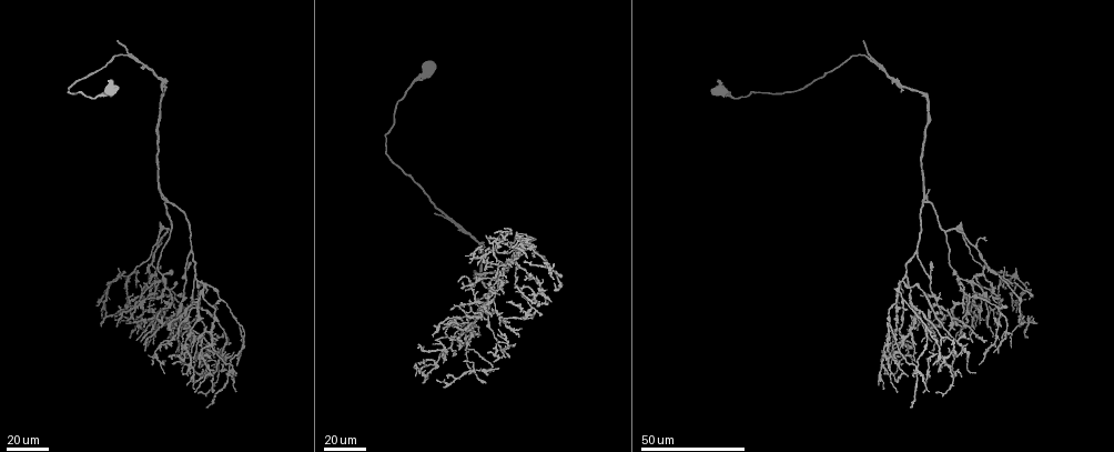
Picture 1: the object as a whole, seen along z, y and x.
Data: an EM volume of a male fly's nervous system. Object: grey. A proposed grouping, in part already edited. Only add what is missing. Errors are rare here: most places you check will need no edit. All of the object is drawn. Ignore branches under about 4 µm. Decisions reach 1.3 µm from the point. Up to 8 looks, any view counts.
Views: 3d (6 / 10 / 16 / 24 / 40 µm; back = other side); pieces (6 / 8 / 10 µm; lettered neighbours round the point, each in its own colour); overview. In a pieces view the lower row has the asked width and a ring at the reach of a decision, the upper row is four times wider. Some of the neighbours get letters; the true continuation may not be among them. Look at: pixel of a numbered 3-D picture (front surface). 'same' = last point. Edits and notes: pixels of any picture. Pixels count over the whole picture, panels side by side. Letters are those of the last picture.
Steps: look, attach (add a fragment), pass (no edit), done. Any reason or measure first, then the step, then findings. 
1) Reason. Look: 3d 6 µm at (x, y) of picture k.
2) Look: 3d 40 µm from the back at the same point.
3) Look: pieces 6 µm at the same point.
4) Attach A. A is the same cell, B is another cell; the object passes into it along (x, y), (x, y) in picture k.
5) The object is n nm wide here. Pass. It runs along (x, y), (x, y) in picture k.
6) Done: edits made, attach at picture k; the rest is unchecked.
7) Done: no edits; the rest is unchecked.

Branch stops here. Look: 3d 40 µm at (532, 257) of picture 1.

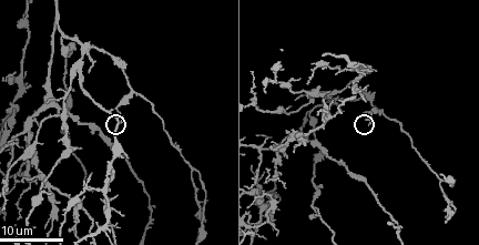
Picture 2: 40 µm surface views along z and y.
Look: 3d 10 µm at (368, 124) of picture 2.

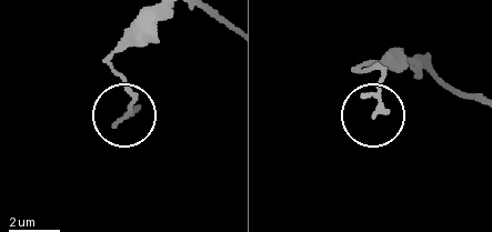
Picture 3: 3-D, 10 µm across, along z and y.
What lies round it. Look: pieces 8 µm at (377, 110) of picture 3.

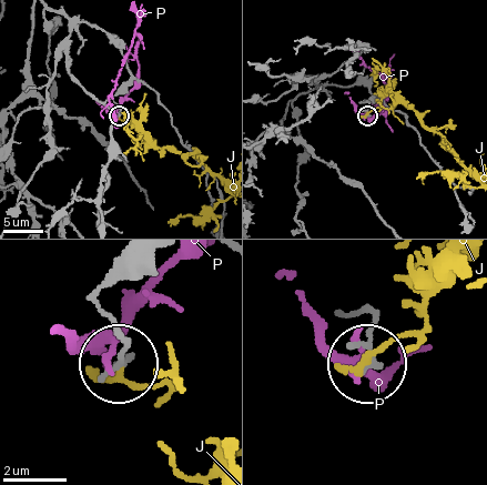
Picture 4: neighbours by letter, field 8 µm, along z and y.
The object is 220 nm wide here. Pass. J and P are other cells; it runs along (112, 276), (97, 300), (120, 332), (120, 364) in picture 4; none of them fits.

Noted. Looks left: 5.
Free end. Look: 3d 40 µm at (160, 300) of picture 1.

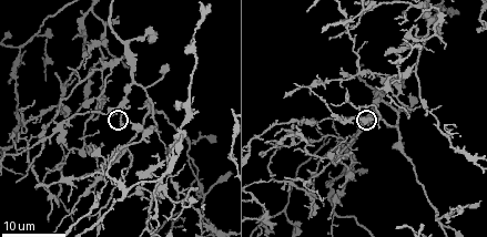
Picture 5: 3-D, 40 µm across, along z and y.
Look: pieces 10 µm at (121, 129) of picture 5.

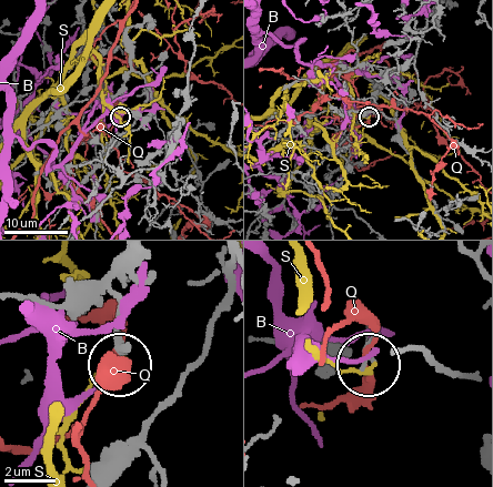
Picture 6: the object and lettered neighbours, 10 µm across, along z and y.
Pass. B, Q and S are other cells; no lettered fragment goes on from it.

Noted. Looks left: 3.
Branch stops here. Look: 3d 24 µm at (931, 366) of picture 1.

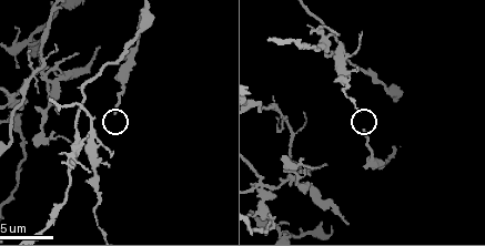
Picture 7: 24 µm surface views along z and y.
Look: pieces 6 µm at (362, 130) of picture 7.

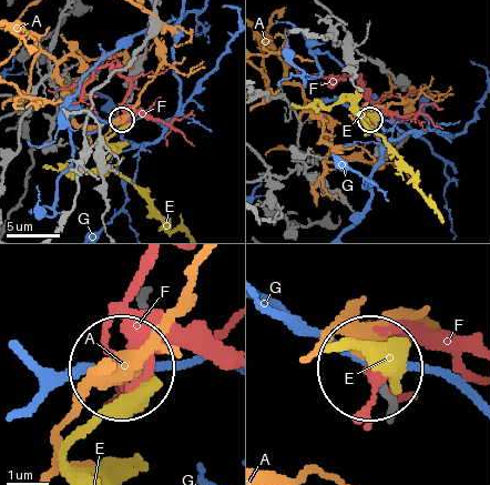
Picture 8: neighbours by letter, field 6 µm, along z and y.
Pass. A, E, F and G are other cells; no lettered fragment goes on from it.

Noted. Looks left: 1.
Done: no edits; the rest is unchecked.

